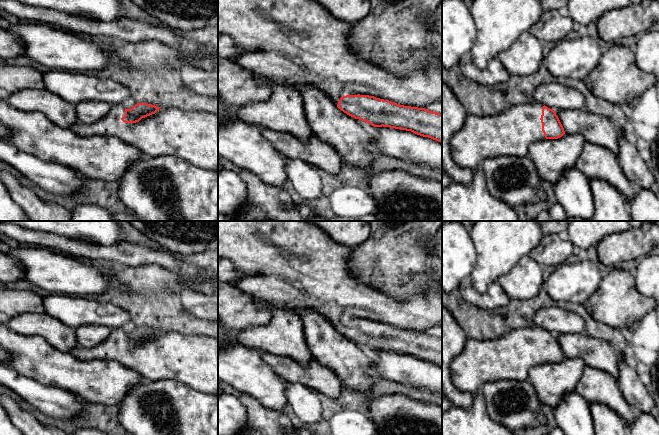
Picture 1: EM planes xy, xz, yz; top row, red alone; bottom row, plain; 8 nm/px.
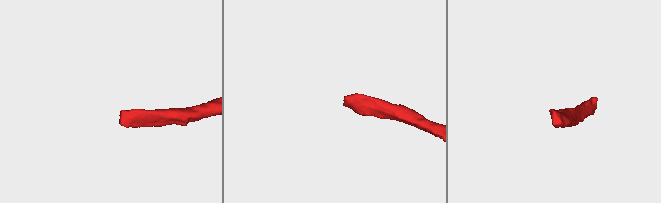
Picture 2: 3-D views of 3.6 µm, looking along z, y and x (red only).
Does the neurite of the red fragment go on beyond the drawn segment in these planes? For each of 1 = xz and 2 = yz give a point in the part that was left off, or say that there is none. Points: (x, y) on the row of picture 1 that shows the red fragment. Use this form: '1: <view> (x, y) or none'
1: xz (294, 42)
2: yz (509, 133)

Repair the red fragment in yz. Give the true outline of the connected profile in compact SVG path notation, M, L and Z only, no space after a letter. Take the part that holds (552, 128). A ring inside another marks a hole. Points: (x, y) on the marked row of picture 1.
M521 103L492 116L468 114L462 128L450 141L450 153L459 166L475 171L488 158L524 157L528 155L531 143L545 138L558 139L564 134L564 128L554 110L540 103Z

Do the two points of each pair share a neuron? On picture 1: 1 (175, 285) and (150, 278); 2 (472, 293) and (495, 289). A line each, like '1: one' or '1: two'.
1: one
2: one

